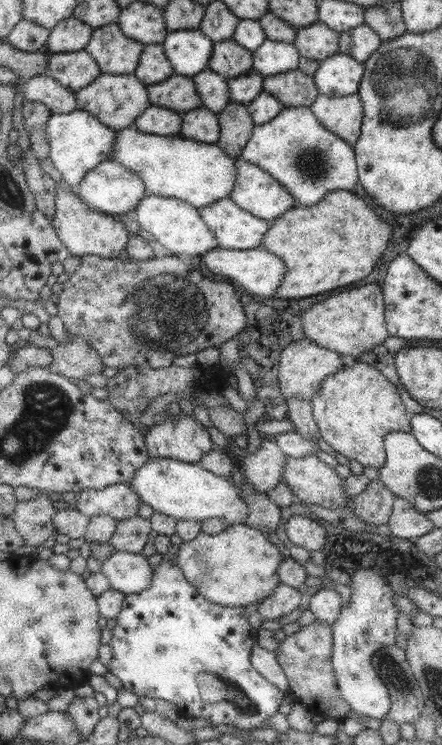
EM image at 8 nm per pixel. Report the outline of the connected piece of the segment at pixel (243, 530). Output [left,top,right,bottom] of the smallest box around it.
[177,522,284,607]

